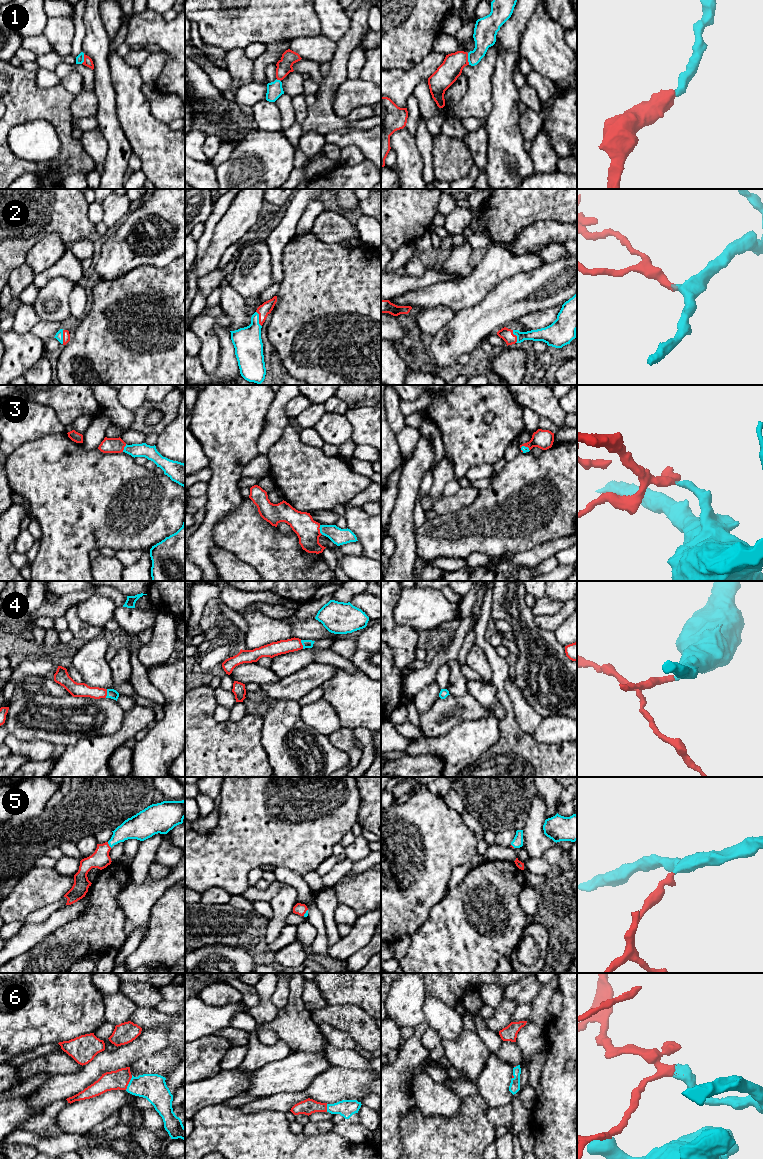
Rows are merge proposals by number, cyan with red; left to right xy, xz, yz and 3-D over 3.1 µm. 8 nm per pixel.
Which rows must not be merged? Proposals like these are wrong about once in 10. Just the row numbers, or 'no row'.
no row

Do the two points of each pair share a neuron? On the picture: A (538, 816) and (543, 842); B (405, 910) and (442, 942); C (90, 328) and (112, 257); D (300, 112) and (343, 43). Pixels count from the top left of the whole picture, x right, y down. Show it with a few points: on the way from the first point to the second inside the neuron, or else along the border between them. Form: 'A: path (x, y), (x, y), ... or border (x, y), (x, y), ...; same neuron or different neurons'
A: path (538, 822), (538, 836); same neuron
B: border (435, 905), (430, 910), (427, 919), (411, 935); different neurons
C: border (127, 272), (112, 279), (101, 279); different neurons
D: border (308, 106), (306, 116), (300, 123); different neurons

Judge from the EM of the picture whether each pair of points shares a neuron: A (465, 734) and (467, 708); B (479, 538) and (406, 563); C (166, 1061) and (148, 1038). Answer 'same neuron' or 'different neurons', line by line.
A: different neurons
B: different neurons
C: different neurons

